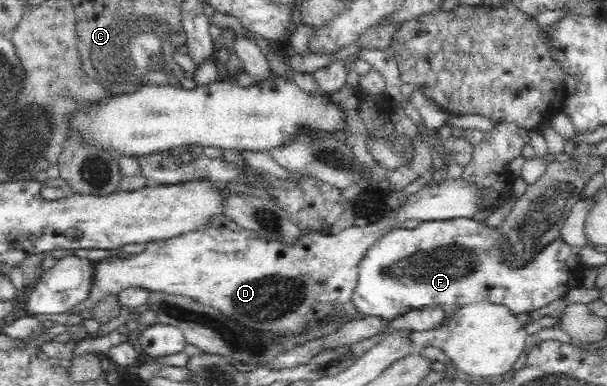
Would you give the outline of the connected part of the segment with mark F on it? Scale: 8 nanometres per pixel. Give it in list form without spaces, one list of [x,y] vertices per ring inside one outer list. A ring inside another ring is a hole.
[[[473,217],[423,221],[412,229],[404,226],[392,229],[380,241],[376,241],[376,245],[372,245],[360,260],[357,282],[351,295],[352,305],[359,317],[380,317],[382,320],[391,320],[411,309],[430,305],[439,305],[442,318],[450,319],[464,305],[484,302],[504,305],[510,313],[520,315],[544,307],[556,299],[563,299],[567,291],[582,285],[584,267],[576,251],[569,248],[564,240],[551,241],[538,253],[518,264],[510,262],[504,245],[506,236],[500,225],[490,226]]]

